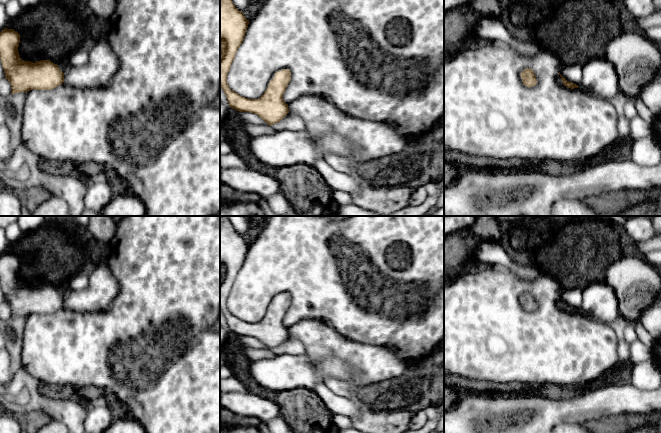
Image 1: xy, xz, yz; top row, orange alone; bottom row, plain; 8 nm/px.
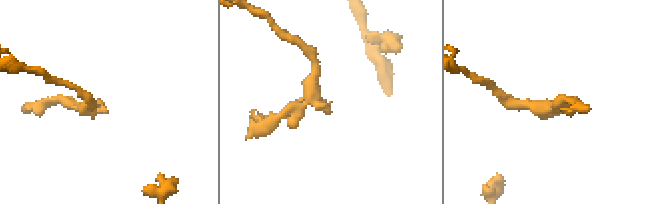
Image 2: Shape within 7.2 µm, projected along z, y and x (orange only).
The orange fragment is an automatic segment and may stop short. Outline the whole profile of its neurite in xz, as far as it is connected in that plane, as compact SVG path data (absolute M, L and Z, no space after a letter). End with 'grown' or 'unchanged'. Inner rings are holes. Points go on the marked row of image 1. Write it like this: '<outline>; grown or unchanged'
M220 0L220 86L222 87L229 106L239 112L250 112L258 115L268 126L280 122L288 113L288 104L283 100L283 94L291 80L289 69L283 69L275 73L274 78L269 82L268 88L258 99L248 99L230 89L227 83L227 74L235 58L236 52L242 44L249 21L243 12L239 11L232 0Z; unchanged

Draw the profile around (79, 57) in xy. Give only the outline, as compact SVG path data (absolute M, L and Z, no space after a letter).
M88 47L76 49L67 59L71 66L82 66L88 62Z

